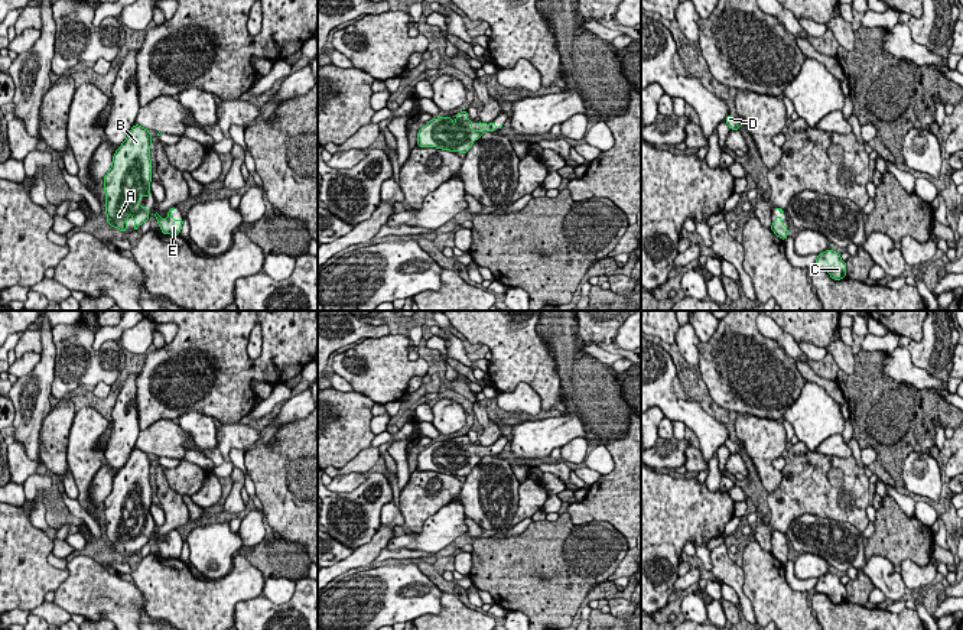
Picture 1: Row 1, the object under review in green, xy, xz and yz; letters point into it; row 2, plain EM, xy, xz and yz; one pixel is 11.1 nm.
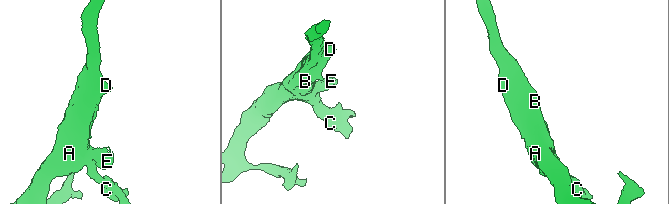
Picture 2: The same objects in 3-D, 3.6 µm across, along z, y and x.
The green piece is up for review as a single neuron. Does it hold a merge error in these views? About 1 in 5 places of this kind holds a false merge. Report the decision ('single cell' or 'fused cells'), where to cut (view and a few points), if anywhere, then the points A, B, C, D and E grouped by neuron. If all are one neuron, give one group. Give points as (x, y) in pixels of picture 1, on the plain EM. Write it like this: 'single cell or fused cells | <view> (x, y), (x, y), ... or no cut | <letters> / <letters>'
single cell | no cut | A B C D E

